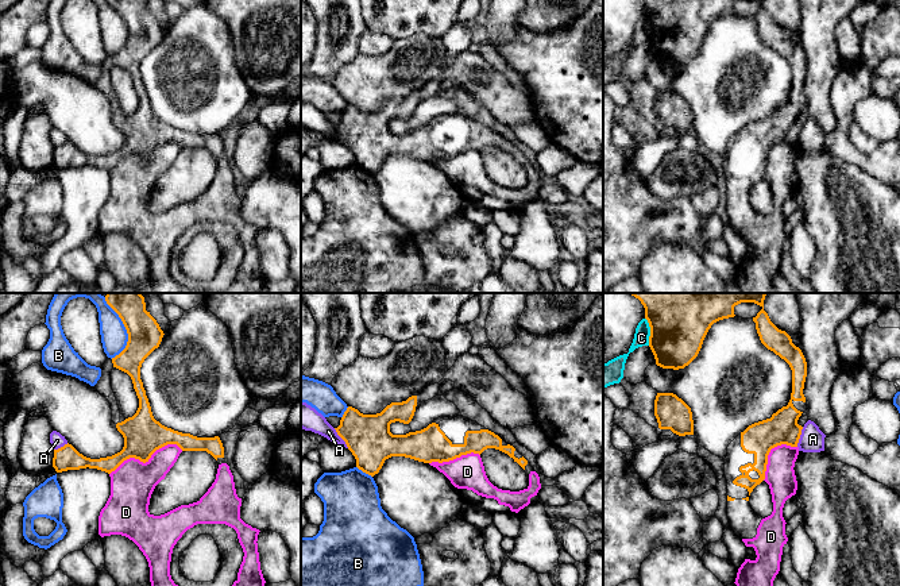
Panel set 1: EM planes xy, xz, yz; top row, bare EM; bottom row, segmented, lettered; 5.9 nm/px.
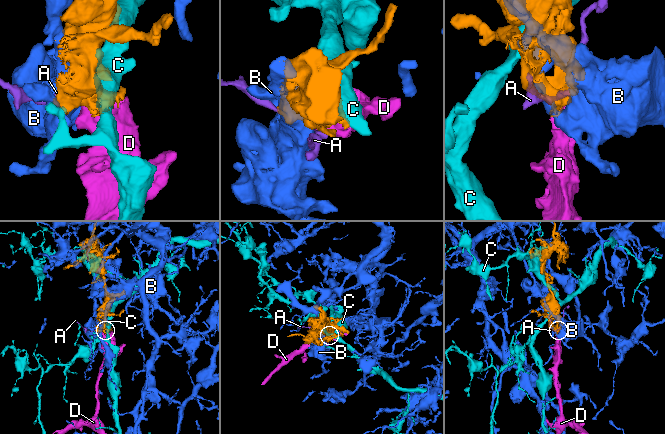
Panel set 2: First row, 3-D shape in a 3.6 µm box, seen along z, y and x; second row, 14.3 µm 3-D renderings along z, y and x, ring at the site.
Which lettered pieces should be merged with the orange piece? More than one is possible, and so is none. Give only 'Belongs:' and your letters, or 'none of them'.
Belongs: D

